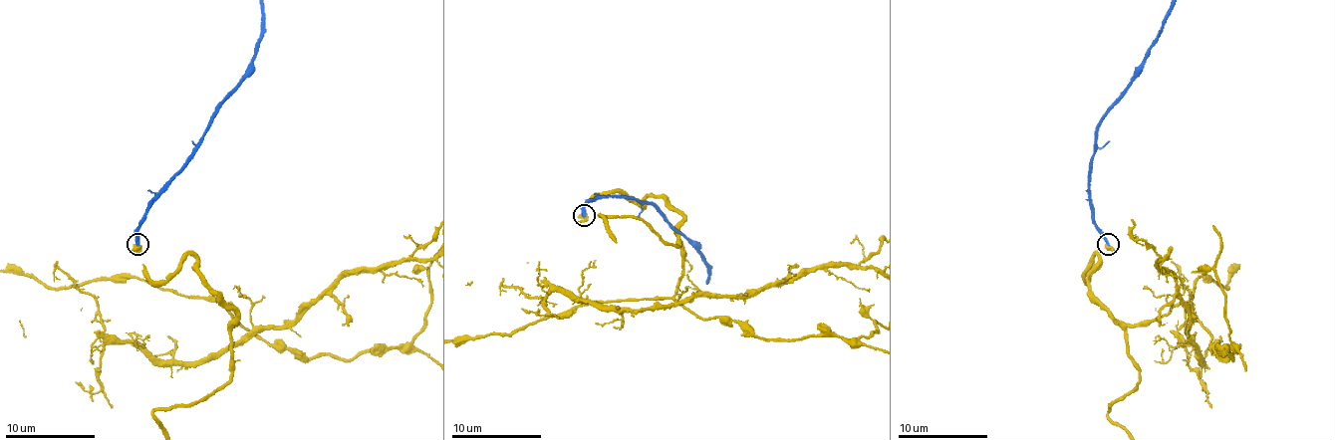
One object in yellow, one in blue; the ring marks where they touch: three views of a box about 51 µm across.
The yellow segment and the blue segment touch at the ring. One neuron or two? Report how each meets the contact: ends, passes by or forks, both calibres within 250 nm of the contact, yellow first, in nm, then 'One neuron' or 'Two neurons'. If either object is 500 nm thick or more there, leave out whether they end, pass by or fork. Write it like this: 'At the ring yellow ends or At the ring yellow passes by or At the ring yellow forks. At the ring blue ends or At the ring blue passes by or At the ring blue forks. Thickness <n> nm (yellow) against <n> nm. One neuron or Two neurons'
At the ring yellow ends. At the ring blue ends. Thickness 460 nm (yellow) against 280 nm. Two neurons

